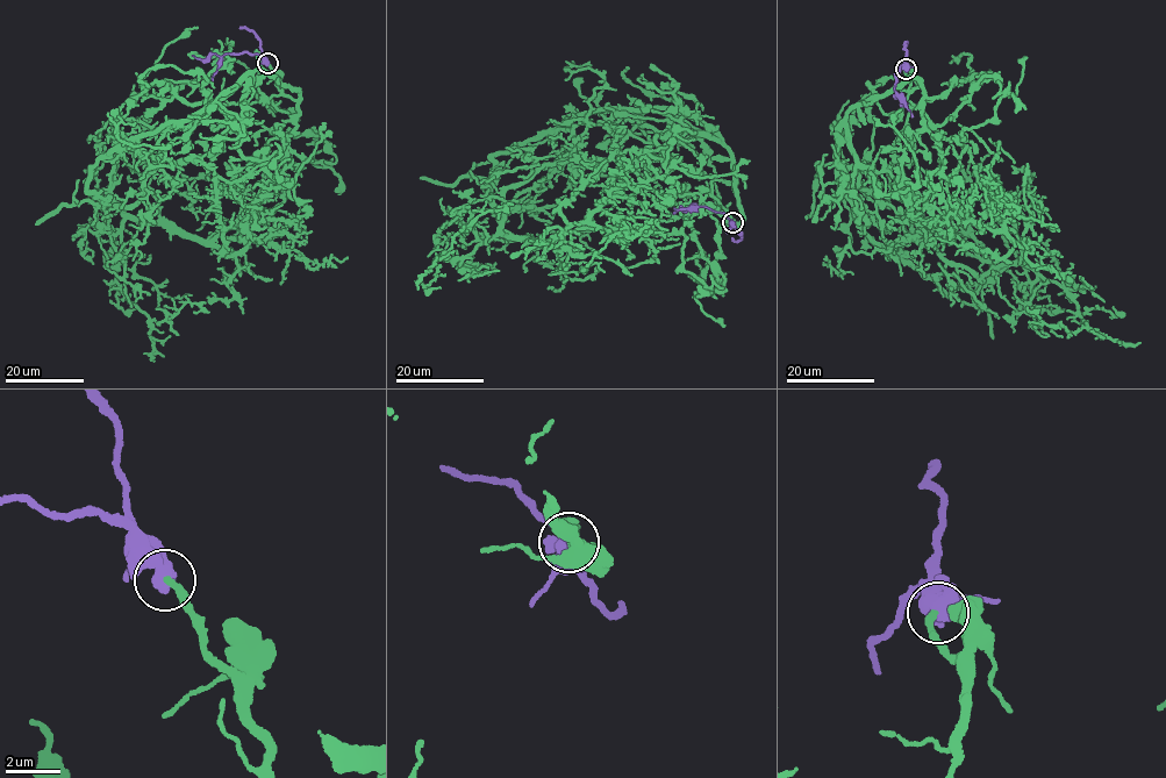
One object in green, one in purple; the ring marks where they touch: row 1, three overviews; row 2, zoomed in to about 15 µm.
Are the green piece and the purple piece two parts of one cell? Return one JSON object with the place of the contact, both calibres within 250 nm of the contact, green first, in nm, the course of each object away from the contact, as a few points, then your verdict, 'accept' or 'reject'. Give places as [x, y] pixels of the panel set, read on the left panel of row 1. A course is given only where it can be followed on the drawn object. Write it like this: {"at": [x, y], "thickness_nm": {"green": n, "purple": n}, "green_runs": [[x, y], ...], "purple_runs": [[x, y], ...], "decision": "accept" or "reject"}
{"at": [267, 63], "thickness_nm": {"green": 280, "purple": 700}, "green_runs": [[267, 63], [297, 128], [233, 225], [199, 242], [124, 219], [121, 292], [158, 322], [194, 312]], "purple_runs": [[267, 63], [262, 56], [245, 52], [214, 54], [202, 61], [192, 56]], "decision": "accept"}

